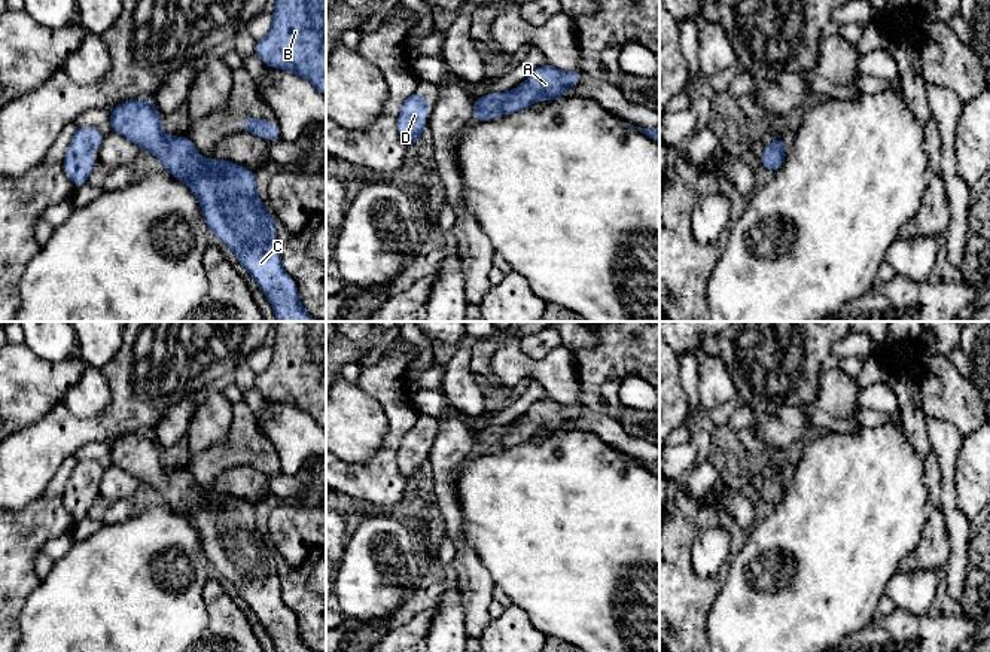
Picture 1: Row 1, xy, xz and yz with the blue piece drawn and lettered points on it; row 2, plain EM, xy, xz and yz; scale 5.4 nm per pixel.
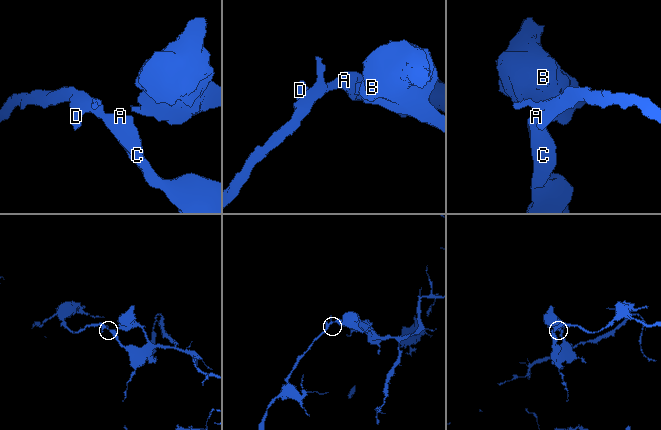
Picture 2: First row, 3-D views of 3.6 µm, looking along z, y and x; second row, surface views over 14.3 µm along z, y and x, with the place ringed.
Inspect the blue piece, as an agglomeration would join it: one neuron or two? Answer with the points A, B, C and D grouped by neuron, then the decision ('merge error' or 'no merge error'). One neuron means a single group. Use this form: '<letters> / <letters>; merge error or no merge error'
A B C D; no merge error

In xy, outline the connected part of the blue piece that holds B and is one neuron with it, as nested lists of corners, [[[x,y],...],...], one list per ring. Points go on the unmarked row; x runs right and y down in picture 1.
[[[280,322],[269,366],[255,378],[265,399],[289,403],[326,429],[326,322]]]

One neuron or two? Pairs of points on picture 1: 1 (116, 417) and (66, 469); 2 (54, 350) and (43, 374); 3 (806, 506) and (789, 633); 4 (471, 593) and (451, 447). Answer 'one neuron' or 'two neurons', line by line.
1: two neurons
2: two neurons
3: one neuron
4: one neuron

